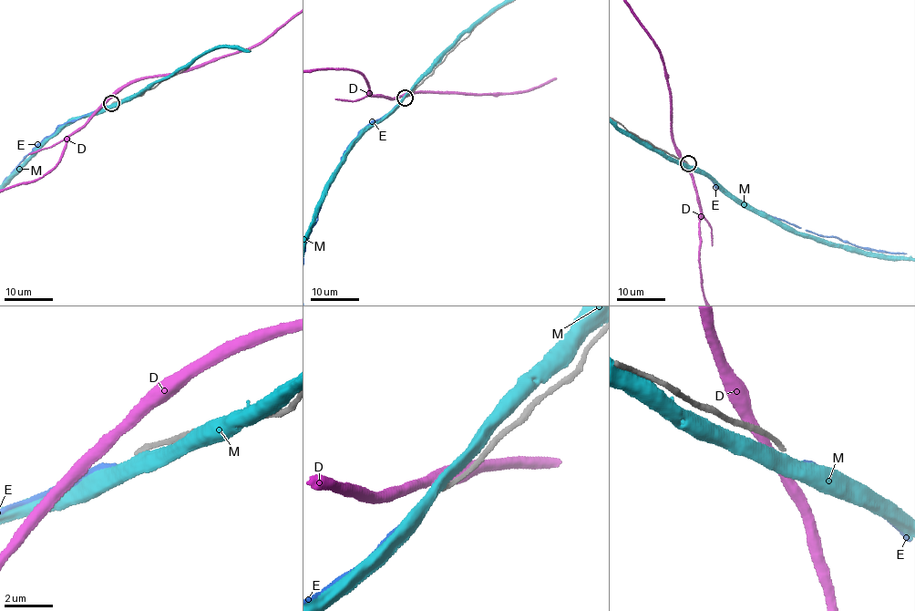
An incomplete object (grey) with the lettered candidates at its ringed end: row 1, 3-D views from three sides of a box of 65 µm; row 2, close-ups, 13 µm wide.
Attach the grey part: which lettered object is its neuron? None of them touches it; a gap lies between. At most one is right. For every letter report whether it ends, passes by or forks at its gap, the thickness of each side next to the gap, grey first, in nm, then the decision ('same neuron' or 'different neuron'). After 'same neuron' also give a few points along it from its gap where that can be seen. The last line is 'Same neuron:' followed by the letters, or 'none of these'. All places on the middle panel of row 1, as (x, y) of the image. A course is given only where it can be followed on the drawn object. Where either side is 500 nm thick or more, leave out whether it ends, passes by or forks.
D: it passes by; calibres 170 and 400 nm; different neuron
E: it ends; calibres 170 and 180 nm; same neuron
M: it passes by; calibres 170 and 480 nm; different neuron
Same neuron: E

